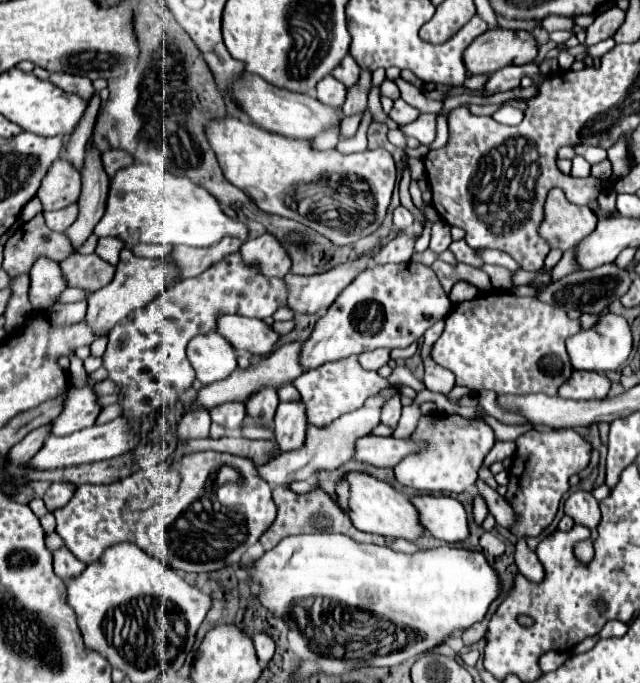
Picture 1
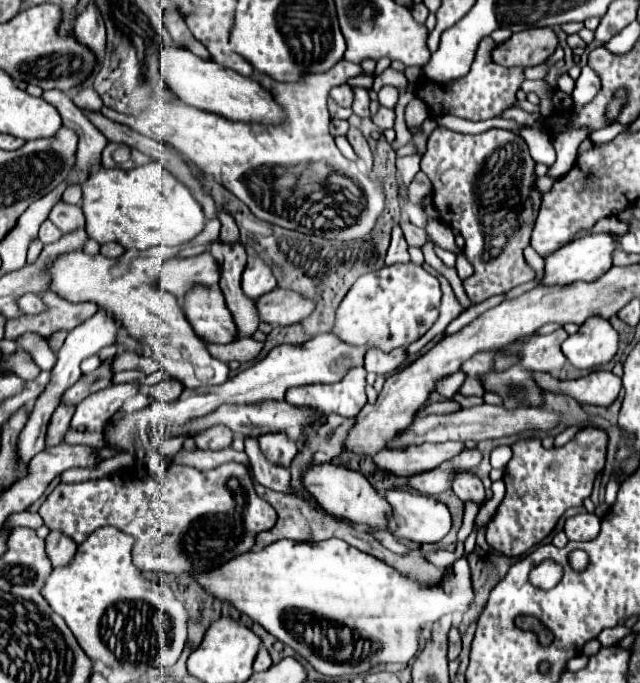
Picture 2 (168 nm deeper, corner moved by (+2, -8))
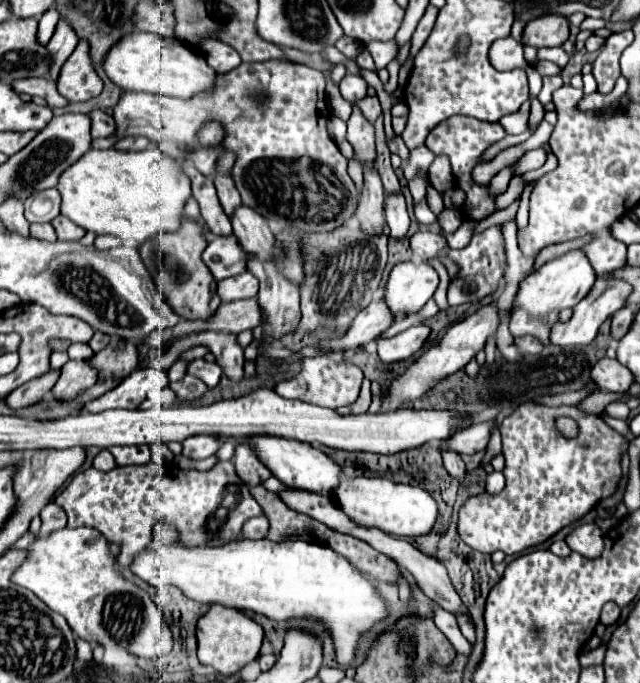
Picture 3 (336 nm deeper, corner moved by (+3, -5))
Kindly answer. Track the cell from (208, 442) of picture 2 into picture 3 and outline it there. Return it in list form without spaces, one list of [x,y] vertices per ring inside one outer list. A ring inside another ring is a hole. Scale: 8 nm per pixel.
[[[189,436],[189,440],[181,442],[183,446],[183,456],[193,458],[193,460],[203,460],[209,458],[217,452],[221,442],[215,436]]]

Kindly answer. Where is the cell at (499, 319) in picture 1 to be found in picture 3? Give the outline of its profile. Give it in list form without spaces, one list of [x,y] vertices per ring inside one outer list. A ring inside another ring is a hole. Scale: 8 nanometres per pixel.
[[[571,250],[547,264],[543,264],[537,272],[529,274],[515,294],[513,310],[511,310],[511,334],[517,336],[537,336],[545,344],[549,344],[549,328],[557,322],[557,314],[563,308],[573,308],[593,286],[595,272],[587,260],[587,256],[581,250]]]

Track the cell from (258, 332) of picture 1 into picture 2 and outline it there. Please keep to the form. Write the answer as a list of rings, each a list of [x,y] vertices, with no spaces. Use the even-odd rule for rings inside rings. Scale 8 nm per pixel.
[[[206,287],[192,289],[184,301],[184,313],[186,313],[186,319],[190,321],[190,325],[194,327],[196,335],[200,339],[204,339],[206,343],[222,343],[224,345],[224,343],[234,343],[238,337],[234,317],[230,315],[230,309],[226,307],[224,295],[220,289],[216,289],[216,291],[206,289]]]

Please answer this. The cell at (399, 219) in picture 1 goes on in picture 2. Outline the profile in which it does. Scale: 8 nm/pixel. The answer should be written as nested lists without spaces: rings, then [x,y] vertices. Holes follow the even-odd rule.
[[[406,219],[400,223],[400,227],[402,227],[402,233],[404,233],[404,237],[406,237],[408,245],[422,247],[422,245],[424,245],[424,241],[428,239],[428,235],[426,235],[426,231],[424,231],[424,229],[420,229],[420,227],[412,225],[412,223],[410,223],[410,221],[406,221]]]

